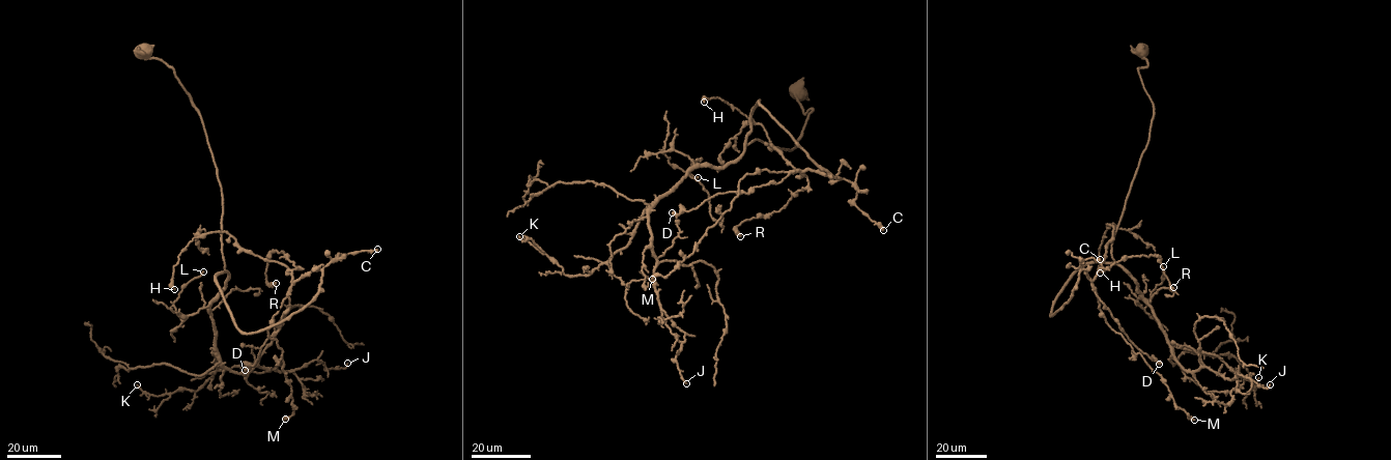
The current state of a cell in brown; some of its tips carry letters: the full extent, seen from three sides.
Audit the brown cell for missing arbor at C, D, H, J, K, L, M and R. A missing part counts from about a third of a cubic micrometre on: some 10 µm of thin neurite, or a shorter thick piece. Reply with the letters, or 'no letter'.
no letter

